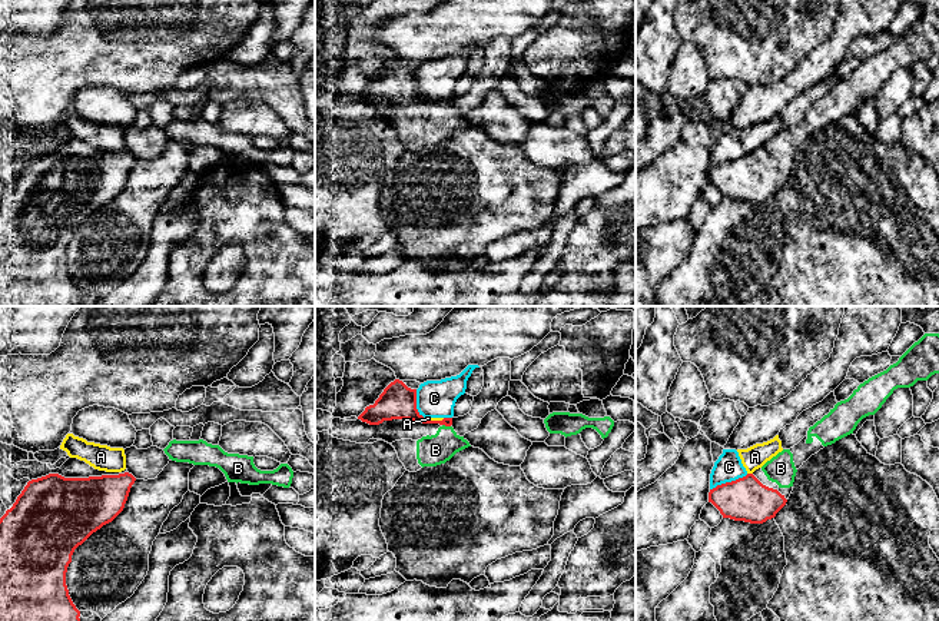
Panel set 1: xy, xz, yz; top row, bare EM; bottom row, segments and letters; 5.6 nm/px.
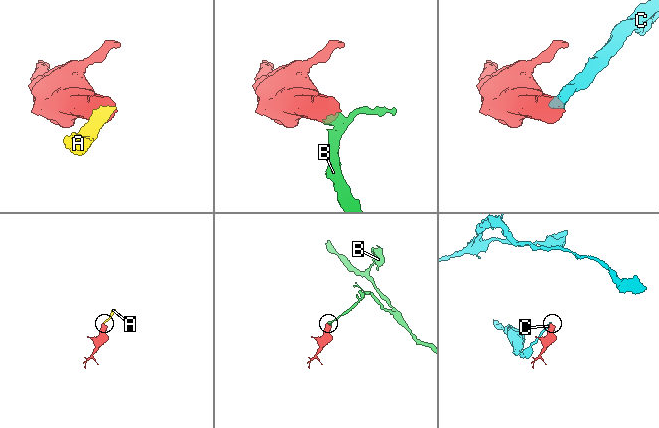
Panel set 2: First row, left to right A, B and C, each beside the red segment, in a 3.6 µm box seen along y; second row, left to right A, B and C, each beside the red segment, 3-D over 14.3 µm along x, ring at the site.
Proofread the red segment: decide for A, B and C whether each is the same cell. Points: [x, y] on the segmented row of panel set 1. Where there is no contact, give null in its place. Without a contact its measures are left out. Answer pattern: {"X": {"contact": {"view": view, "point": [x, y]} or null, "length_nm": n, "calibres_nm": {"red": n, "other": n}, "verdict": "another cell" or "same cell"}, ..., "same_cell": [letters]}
{"A": {"contact": {"view": "yz", "point": [750, 474]}, "length_nm": 30, "calibres_nm": {"red": 240, "other": 130}, "verdict": "another cell"}, "B": {"contact": {"view": "xz", "point": [447, 425]}, "length_nm": 50, "calibres_nm": {"red": 110, "other": 170}, "verdict": "same cell"}, "C": {"contact": {"view": "yz", "point": [729, 482]}, "length_nm": 240, "calibres_nm": {"red": 240, "other": 150}, "verdict": "another cell"}, "same_cell": ["B"]}

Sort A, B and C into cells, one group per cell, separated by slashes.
A C / B

